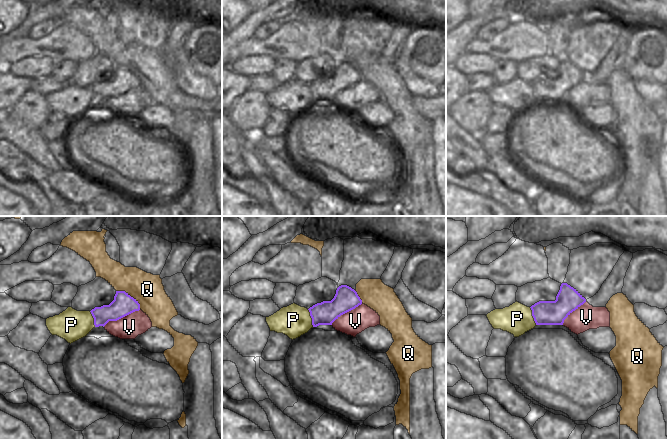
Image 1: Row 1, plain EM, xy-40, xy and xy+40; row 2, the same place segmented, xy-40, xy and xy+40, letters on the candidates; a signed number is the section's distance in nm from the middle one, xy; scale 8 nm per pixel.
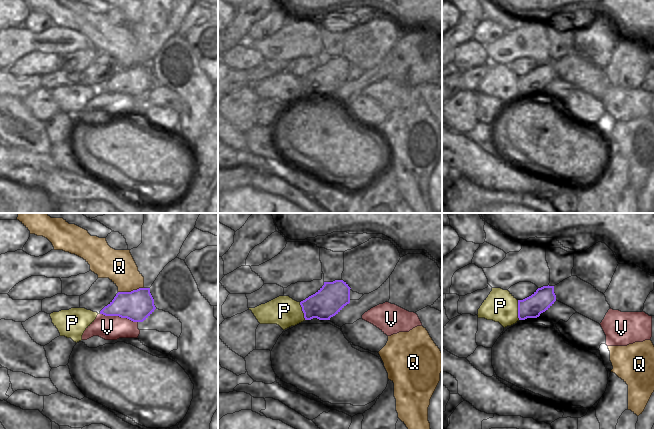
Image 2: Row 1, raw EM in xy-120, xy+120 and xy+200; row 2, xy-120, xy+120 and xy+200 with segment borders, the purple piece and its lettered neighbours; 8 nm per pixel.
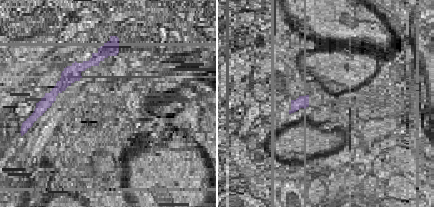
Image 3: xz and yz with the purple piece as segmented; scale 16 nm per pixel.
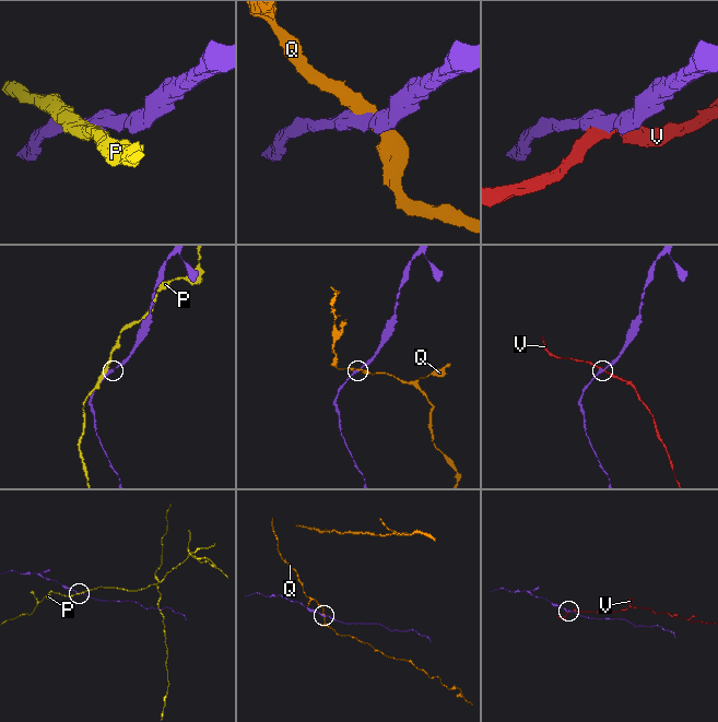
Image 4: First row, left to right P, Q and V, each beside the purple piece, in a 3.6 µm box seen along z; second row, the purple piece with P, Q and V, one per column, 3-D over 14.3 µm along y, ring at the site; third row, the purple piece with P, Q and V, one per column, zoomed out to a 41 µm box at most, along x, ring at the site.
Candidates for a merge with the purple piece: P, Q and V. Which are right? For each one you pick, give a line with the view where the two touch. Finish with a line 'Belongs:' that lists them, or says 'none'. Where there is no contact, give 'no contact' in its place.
Belongs: none

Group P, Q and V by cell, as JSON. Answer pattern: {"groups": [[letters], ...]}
{"groups": [["P"], ["Q"], ["V"]]}

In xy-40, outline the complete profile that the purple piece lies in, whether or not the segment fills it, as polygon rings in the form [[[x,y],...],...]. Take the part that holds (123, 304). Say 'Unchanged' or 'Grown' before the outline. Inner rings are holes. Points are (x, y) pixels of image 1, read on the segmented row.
Unchanged. [[[116,291],[114,300],[109,305],[95,307],[90,312],[94,318],[95,327],[104,327],[109,321],[117,321],[139,310],[140,304],[136,299],[125,291]]]

